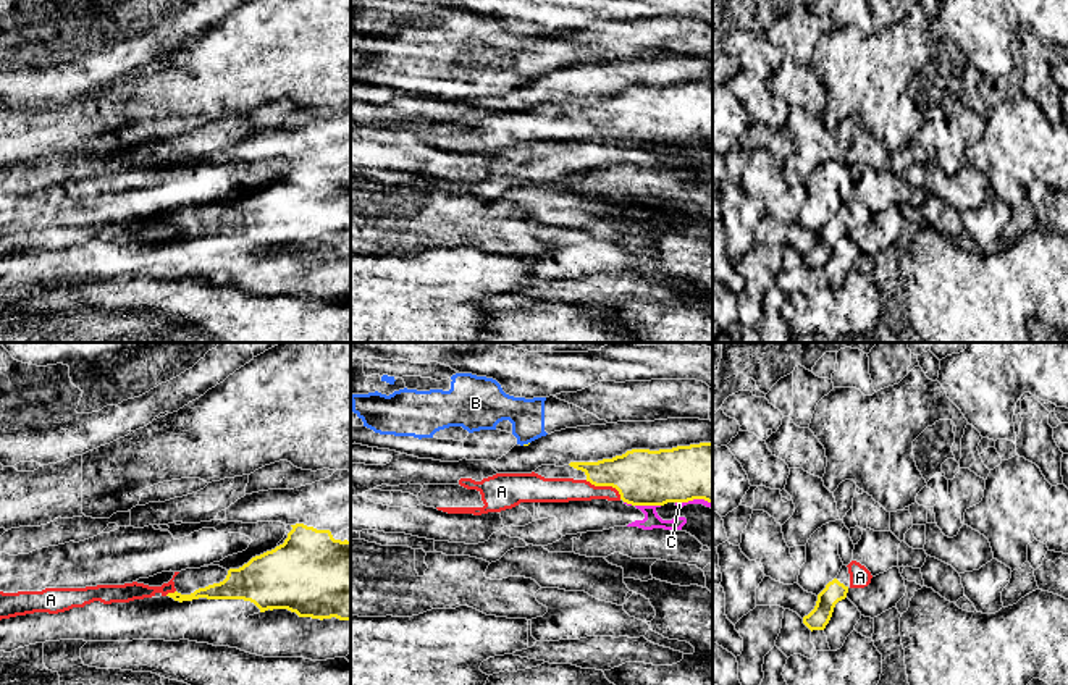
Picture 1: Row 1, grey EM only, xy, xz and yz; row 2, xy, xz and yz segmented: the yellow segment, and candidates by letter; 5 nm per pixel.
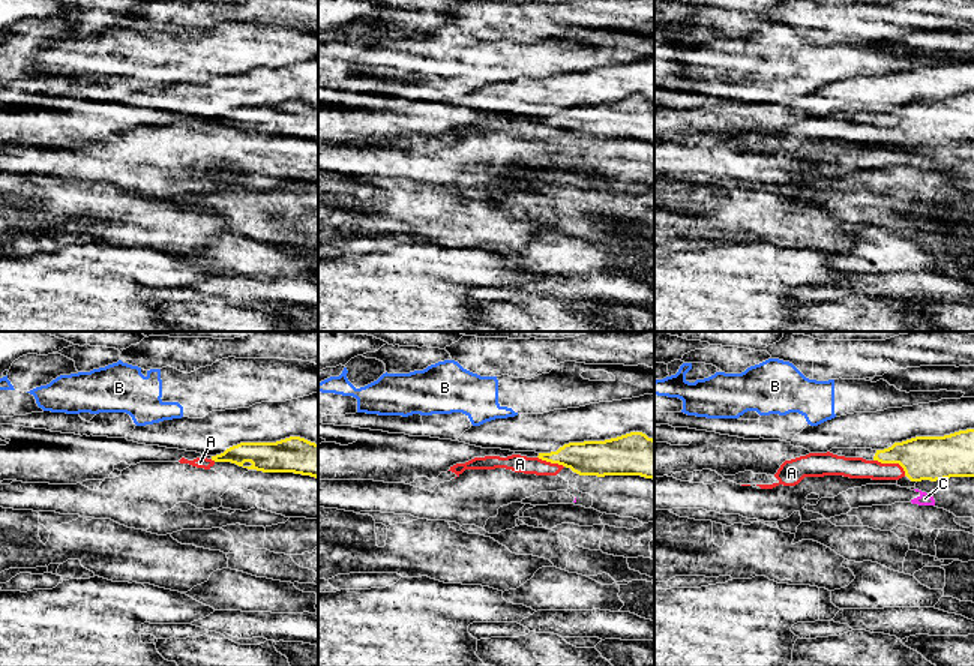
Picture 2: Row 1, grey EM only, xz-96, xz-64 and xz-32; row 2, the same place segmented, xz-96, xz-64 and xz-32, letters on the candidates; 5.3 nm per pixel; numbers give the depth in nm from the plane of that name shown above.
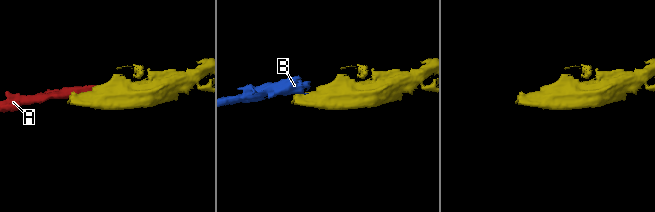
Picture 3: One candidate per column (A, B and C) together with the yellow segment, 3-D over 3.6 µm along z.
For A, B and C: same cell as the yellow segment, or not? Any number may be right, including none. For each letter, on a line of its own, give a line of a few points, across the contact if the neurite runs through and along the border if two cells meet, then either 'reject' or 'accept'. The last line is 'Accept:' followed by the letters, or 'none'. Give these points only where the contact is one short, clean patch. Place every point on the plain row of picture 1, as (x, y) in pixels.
A: accept
B: line xz (529, 79), (522, 83); reject
C: reject
Accept: A

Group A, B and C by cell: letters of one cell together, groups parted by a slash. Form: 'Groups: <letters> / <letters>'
Groups: A / B / C

